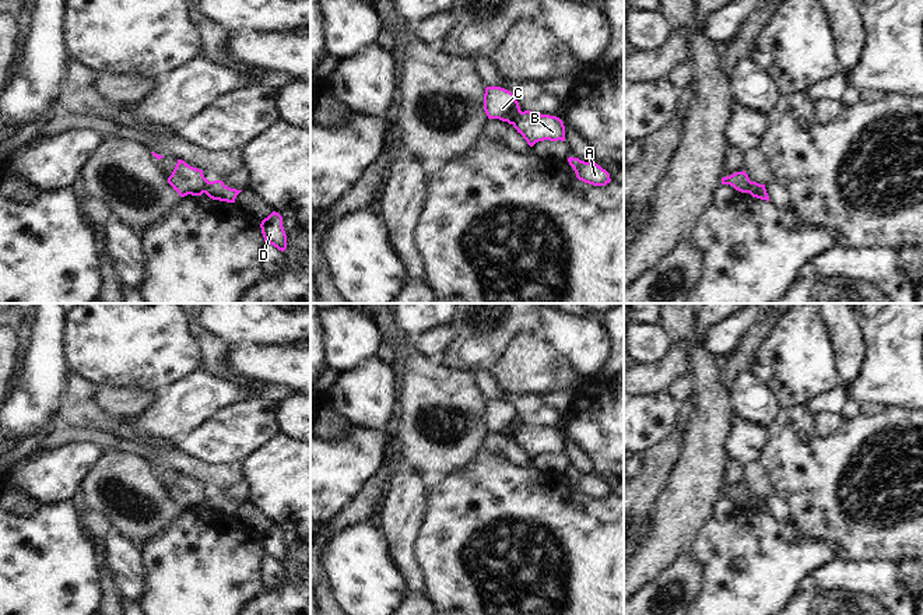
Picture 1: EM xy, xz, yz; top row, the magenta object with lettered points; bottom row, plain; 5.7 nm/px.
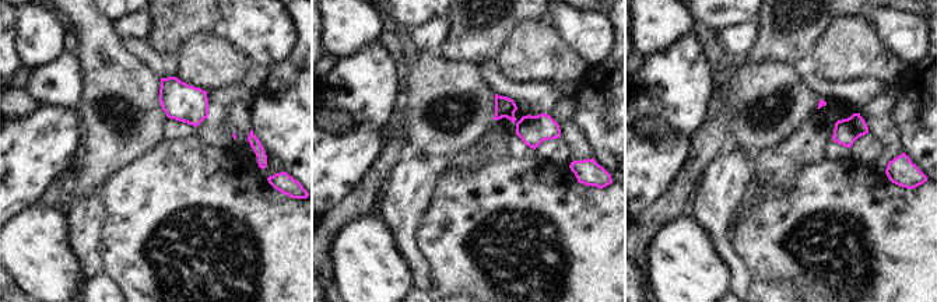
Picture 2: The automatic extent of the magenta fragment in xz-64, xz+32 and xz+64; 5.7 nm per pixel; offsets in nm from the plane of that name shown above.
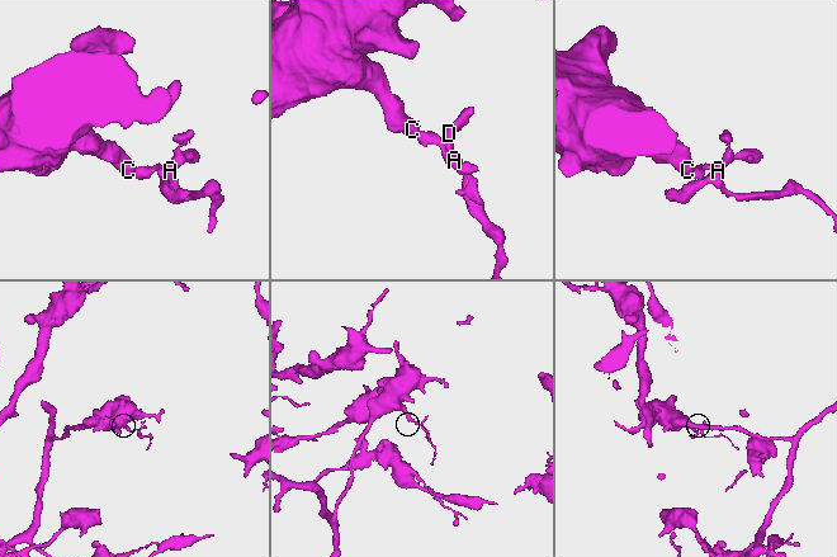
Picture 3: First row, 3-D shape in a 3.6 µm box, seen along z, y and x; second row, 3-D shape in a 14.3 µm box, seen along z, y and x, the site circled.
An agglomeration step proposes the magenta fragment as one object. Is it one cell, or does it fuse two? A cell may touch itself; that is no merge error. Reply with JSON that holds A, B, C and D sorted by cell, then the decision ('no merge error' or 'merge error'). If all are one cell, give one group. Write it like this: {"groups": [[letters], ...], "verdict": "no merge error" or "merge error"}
{"groups": [["A", "B", "D"], ["C"]], "verdict": "merge error"}

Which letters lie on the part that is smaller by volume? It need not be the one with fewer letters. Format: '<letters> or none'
A, B, D

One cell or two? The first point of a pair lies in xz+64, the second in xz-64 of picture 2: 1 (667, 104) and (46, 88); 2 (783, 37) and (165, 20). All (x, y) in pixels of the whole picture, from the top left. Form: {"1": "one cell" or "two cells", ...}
{"1": "one cell", "2": "one cell"}

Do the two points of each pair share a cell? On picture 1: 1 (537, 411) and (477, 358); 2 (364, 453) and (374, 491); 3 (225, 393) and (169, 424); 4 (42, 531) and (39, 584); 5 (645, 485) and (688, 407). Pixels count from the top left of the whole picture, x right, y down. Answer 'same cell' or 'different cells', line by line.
1: different cells
2: different cells
3: same cell
4: same cell
5: same cell

